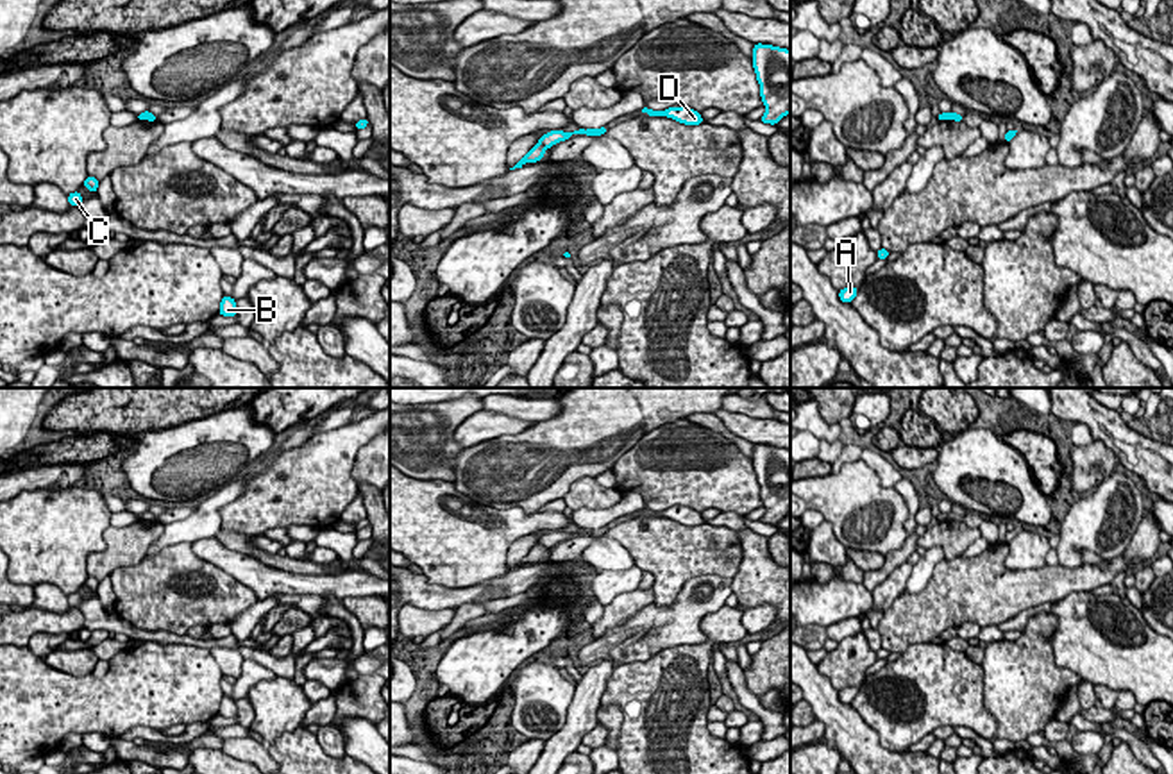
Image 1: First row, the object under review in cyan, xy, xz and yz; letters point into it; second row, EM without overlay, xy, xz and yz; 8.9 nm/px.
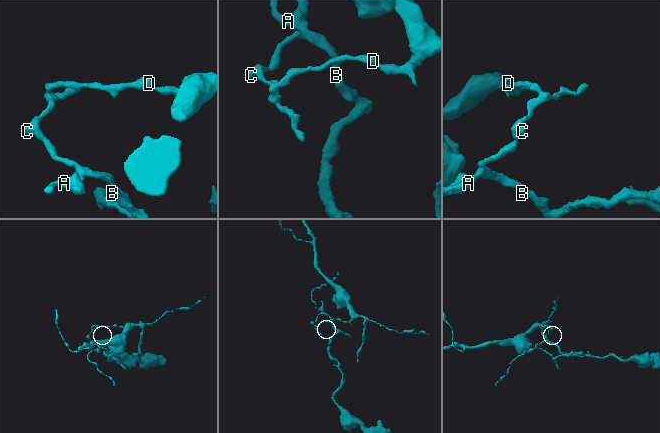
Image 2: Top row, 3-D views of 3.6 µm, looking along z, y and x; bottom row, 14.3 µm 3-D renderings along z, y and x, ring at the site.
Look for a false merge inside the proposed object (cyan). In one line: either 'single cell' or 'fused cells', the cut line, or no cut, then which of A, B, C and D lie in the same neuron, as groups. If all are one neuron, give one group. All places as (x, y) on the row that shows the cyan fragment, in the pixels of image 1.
fused cells; cut in xz along (539, 142), (546, 147); A B C / D

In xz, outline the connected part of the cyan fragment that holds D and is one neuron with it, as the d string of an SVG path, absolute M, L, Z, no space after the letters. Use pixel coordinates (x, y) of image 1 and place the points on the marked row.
M644 107L642 113L646 113L647 116L667 116L685 125L699 125L705 122L701 118L701 113L690 107L669 107L665 111L653 111L653 109Z

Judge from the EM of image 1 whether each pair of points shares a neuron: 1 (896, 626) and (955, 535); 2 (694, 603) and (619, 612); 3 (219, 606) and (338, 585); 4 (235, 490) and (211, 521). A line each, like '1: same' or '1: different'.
1: different
2: different
3: different
4: same

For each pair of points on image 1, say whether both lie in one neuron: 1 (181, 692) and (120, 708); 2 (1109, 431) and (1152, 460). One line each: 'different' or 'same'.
1: same
2: same

